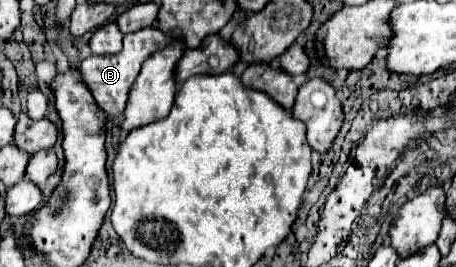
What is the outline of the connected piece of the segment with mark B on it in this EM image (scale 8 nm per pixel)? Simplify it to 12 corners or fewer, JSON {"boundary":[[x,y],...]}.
{"boundary":[[158,27],[124,35],[118,55],[90,55],[82,77],[98,107],[124,113],[142,63],[168,43]]}

